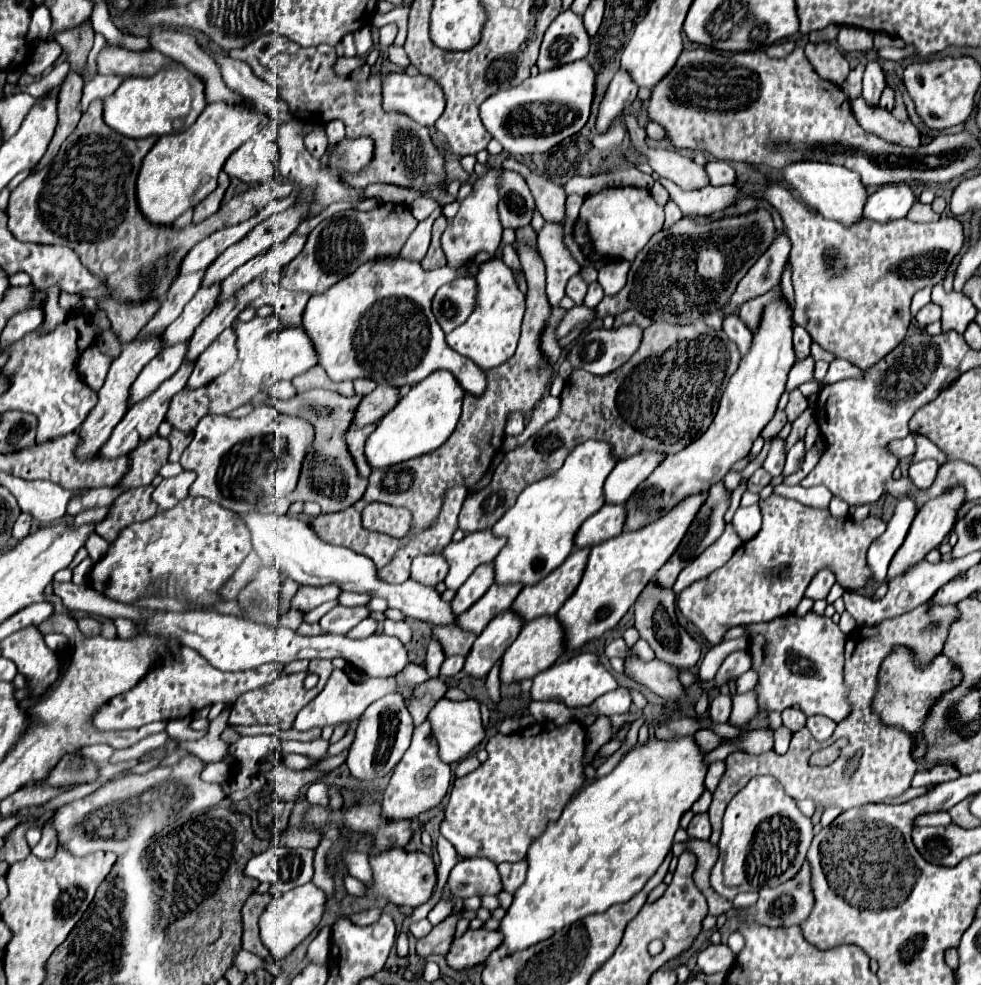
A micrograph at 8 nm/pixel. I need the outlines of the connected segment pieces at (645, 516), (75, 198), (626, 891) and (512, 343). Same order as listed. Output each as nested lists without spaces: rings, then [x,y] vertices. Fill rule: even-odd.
[[[788,302],[768,304],[764,308],[760,330],[754,334],[752,350],[746,358],[742,358],[740,368],[730,378],[722,394],[718,414],[714,416],[710,428],[704,432],[702,438],[698,438],[698,442],[690,444],[678,454],[666,456],[666,460],[660,462],[658,468],[624,502],[624,524],[628,530],[640,530],[650,522],[662,518],[684,498],[708,490],[714,482],[720,482],[738,460],[748,456],[752,442],[758,438],[762,428],[776,412],[778,400],[786,390],[786,376],[794,360],[796,354],[792,346],[792,322]]]
[[[102,100],[90,102],[88,110],[82,114],[76,130],[64,140],[60,152],[56,158],[42,168],[42,172],[30,174],[16,190],[10,194],[10,204],[8,204],[8,228],[10,232],[22,240],[22,242],[38,242],[38,244],[60,244],[72,248],[82,264],[86,268],[92,268],[94,274],[106,278],[110,286],[114,286],[112,296],[118,296],[120,300],[148,300],[148,298],[160,298],[164,300],[170,284],[178,276],[178,260],[186,256],[186,252],[194,246],[194,242],[210,236],[212,232],[244,222],[260,208],[264,208],[270,200],[274,198],[284,198],[290,194],[292,186],[290,184],[262,184],[254,186],[238,196],[234,196],[226,206],[222,206],[214,216],[200,224],[190,224],[184,230],[172,230],[172,226],[152,226],[142,218],[138,212],[136,204],[136,176],[142,164],[142,158],[148,154],[148,150],[154,146],[156,138],[142,138],[142,140],[132,140],[126,138],[114,130],[110,130],[104,120],[102,120]],[[102,262],[116,262],[116,270],[108,272],[108,268],[102,268]]]
[[[684,736],[674,742],[650,740],[646,744],[636,744],[608,776],[584,786],[574,800],[566,804],[562,816],[550,822],[544,834],[530,846],[526,854],[528,876],[514,892],[514,900],[498,926],[498,932],[504,936],[502,946],[506,946],[510,954],[526,950],[564,926],[584,916],[606,912],[610,906],[628,902],[638,894],[672,848],[682,814],[700,798],[704,776],[706,766],[702,764],[702,750],[694,742],[694,736]]]
[[[492,258],[490,262],[484,262],[478,270],[474,312],[468,316],[468,320],[464,324],[454,328],[446,336],[446,342],[458,354],[462,354],[462,356],[470,358],[474,364],[478,364],[482,370],[500,366],[508,358],[512,358],[512,354],[516,352],[524,310],[526,310],[526,298],[518,290],[516,282],[512,278],[512,270],[500,258]]]

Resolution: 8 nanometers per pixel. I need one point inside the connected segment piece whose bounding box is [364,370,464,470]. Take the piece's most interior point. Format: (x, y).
(423, 420)

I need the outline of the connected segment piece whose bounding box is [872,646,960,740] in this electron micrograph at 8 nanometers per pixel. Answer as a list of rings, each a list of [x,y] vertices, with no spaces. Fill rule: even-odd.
[[[896,646],[880,666],[878,686],[872,698],[872,710],[878,714],[882,724],[900,726],[902,730],[910,732],[914,738],[918,736],[920,740],[920,726],[930,706],[944,690],[950,690],[954,684],[958,684],[958,680],[960,672],[950,664],[946,656],[940,654],[928,664],[918,666],[918,662],[914,662],[912,654],[904,646]]]

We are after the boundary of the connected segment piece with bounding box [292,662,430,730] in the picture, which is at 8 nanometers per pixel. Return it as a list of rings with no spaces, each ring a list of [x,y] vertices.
[[[412,662],[406,664],[406,668],[404,668],[402,672],[398,672],[396,676],[388,676],[388,678],[369,678],[368,682],[364,682],[364,684],[354,684],[354,682],[348,678],[348,674],[346,674],[344,670],[334,668],[332,674],[330,674],[330,678],[328,678],[328,682],[326,682],[326,686],[324,686],[324,690],[322,690],[310,704],[306,704],[306,706],[298,712],[298,716],[296,716],[292,728],[294,728],[294,730],[312,730],[312,728],[336,726],[336,724],[342,724],[342,722],[354,722],[354,720],[364,712],[364,708],[366,708],[368,704],[372,704],[374,700],[382,698],[384,694],[396,692],[398,688],[402,688],[402,686],[406,686],[406,684],[420,684],[420,682],[426,680],[426,678],[430,678],[430,676],[426,674],[426,670],[424,670],[422,666],[418,666],[418,664],[412,664]]]

